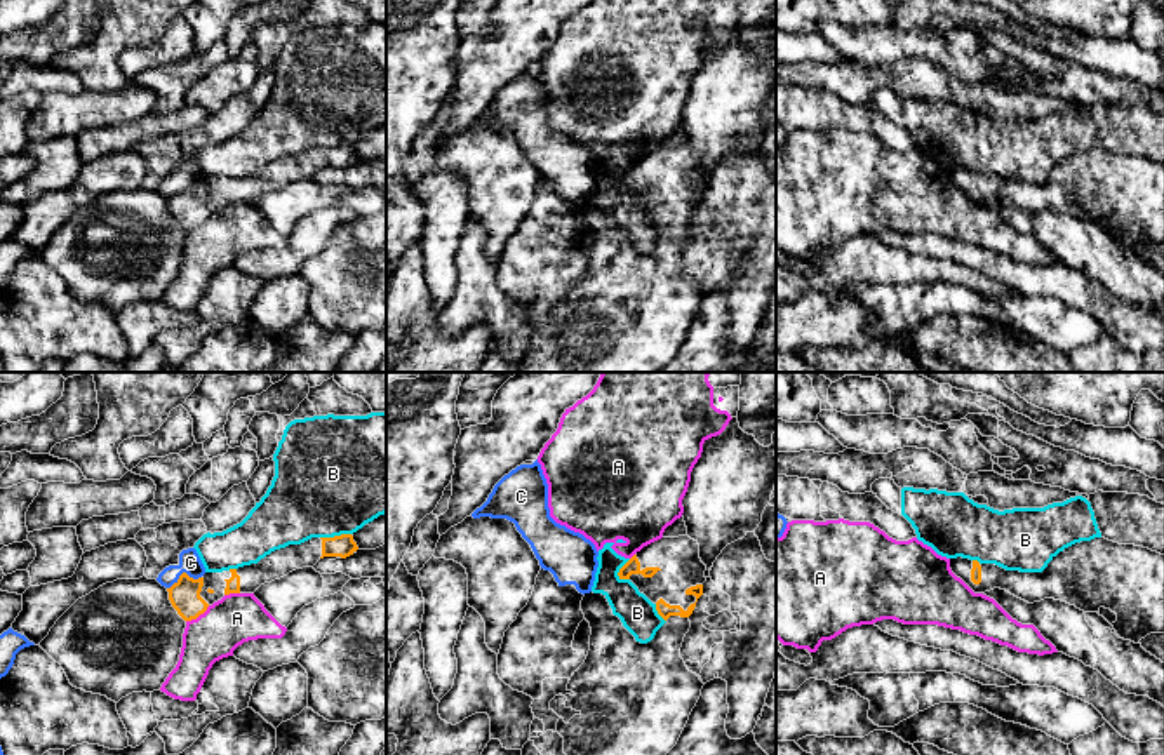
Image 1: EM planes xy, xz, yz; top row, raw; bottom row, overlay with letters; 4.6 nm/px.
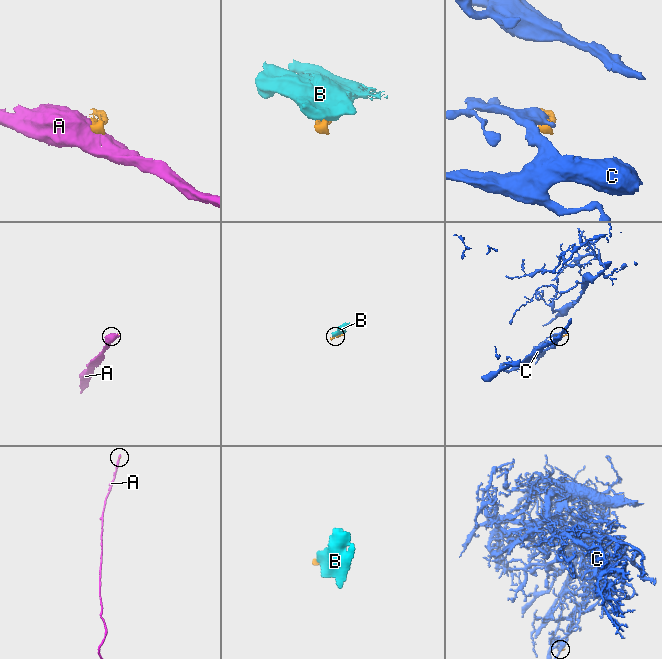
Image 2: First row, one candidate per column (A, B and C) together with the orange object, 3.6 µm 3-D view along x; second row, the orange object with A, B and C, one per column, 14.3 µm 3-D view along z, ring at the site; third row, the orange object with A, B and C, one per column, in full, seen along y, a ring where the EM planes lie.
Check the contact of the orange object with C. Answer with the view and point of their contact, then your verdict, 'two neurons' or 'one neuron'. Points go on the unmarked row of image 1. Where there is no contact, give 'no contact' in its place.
xy (183, 183) | two neurons

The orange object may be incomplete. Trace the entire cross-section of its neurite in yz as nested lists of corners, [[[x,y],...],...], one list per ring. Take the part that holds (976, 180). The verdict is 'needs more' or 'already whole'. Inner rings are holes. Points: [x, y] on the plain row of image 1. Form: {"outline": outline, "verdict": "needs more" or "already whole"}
{"outline": [[[1094,148],[1065,158],[1042,183],[1006,181],[995,174],[962,167],[950,169],[950,179],[974,204],[1000,198],[1028,214],[1054,209],[1084,223],[1110,219],[1117,224],[1117,231],[1112,233],[1117,245],[1134,254],[1150,244],[1164,244],[1164,165],[1143,157]]], "verdict": "needs more"}

